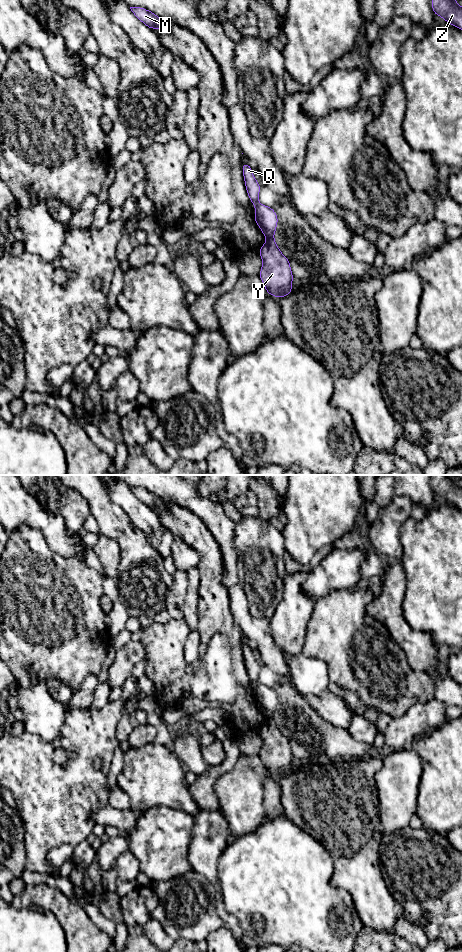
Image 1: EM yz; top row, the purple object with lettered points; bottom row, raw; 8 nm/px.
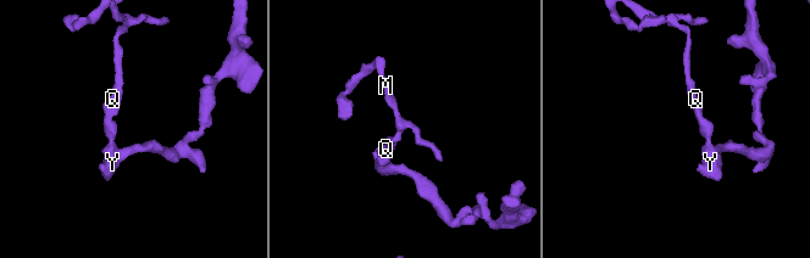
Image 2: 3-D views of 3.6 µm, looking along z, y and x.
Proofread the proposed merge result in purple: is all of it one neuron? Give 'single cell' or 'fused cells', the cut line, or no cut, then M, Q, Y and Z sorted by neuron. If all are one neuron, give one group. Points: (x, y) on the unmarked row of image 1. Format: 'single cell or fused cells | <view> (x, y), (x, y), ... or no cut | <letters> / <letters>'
fused cells | yz (273, 717), (267, 719) | M Q / Y Z

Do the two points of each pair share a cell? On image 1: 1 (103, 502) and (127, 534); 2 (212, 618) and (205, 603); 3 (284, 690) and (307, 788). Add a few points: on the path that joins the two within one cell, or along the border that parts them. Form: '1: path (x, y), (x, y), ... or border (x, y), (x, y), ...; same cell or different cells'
1: path (104, 510), (120, 526); same cell
2: path (212, 614), (212, 610), (209, 607); same cell
3: border (324, 759), (318, 762), (301, 763); different cells

